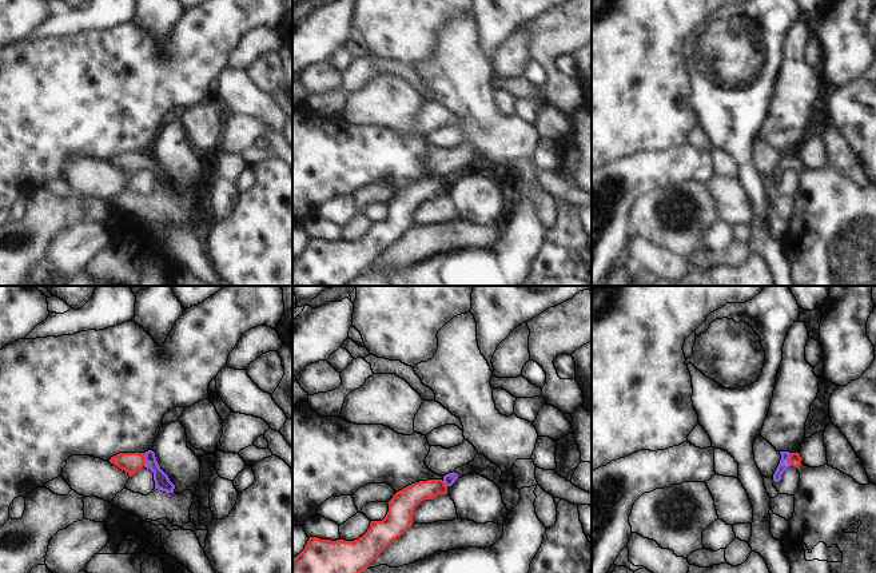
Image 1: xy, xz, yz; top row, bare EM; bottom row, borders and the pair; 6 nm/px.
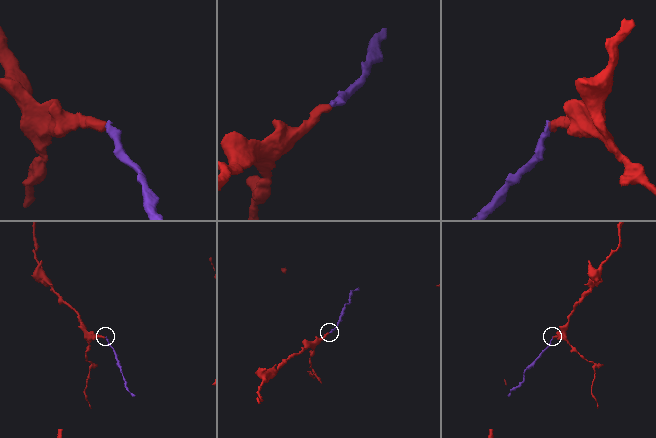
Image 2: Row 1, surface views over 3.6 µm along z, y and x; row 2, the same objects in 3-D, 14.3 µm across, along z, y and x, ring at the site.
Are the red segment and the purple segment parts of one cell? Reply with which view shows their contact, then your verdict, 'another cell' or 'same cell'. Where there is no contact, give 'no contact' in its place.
xy | same cell

